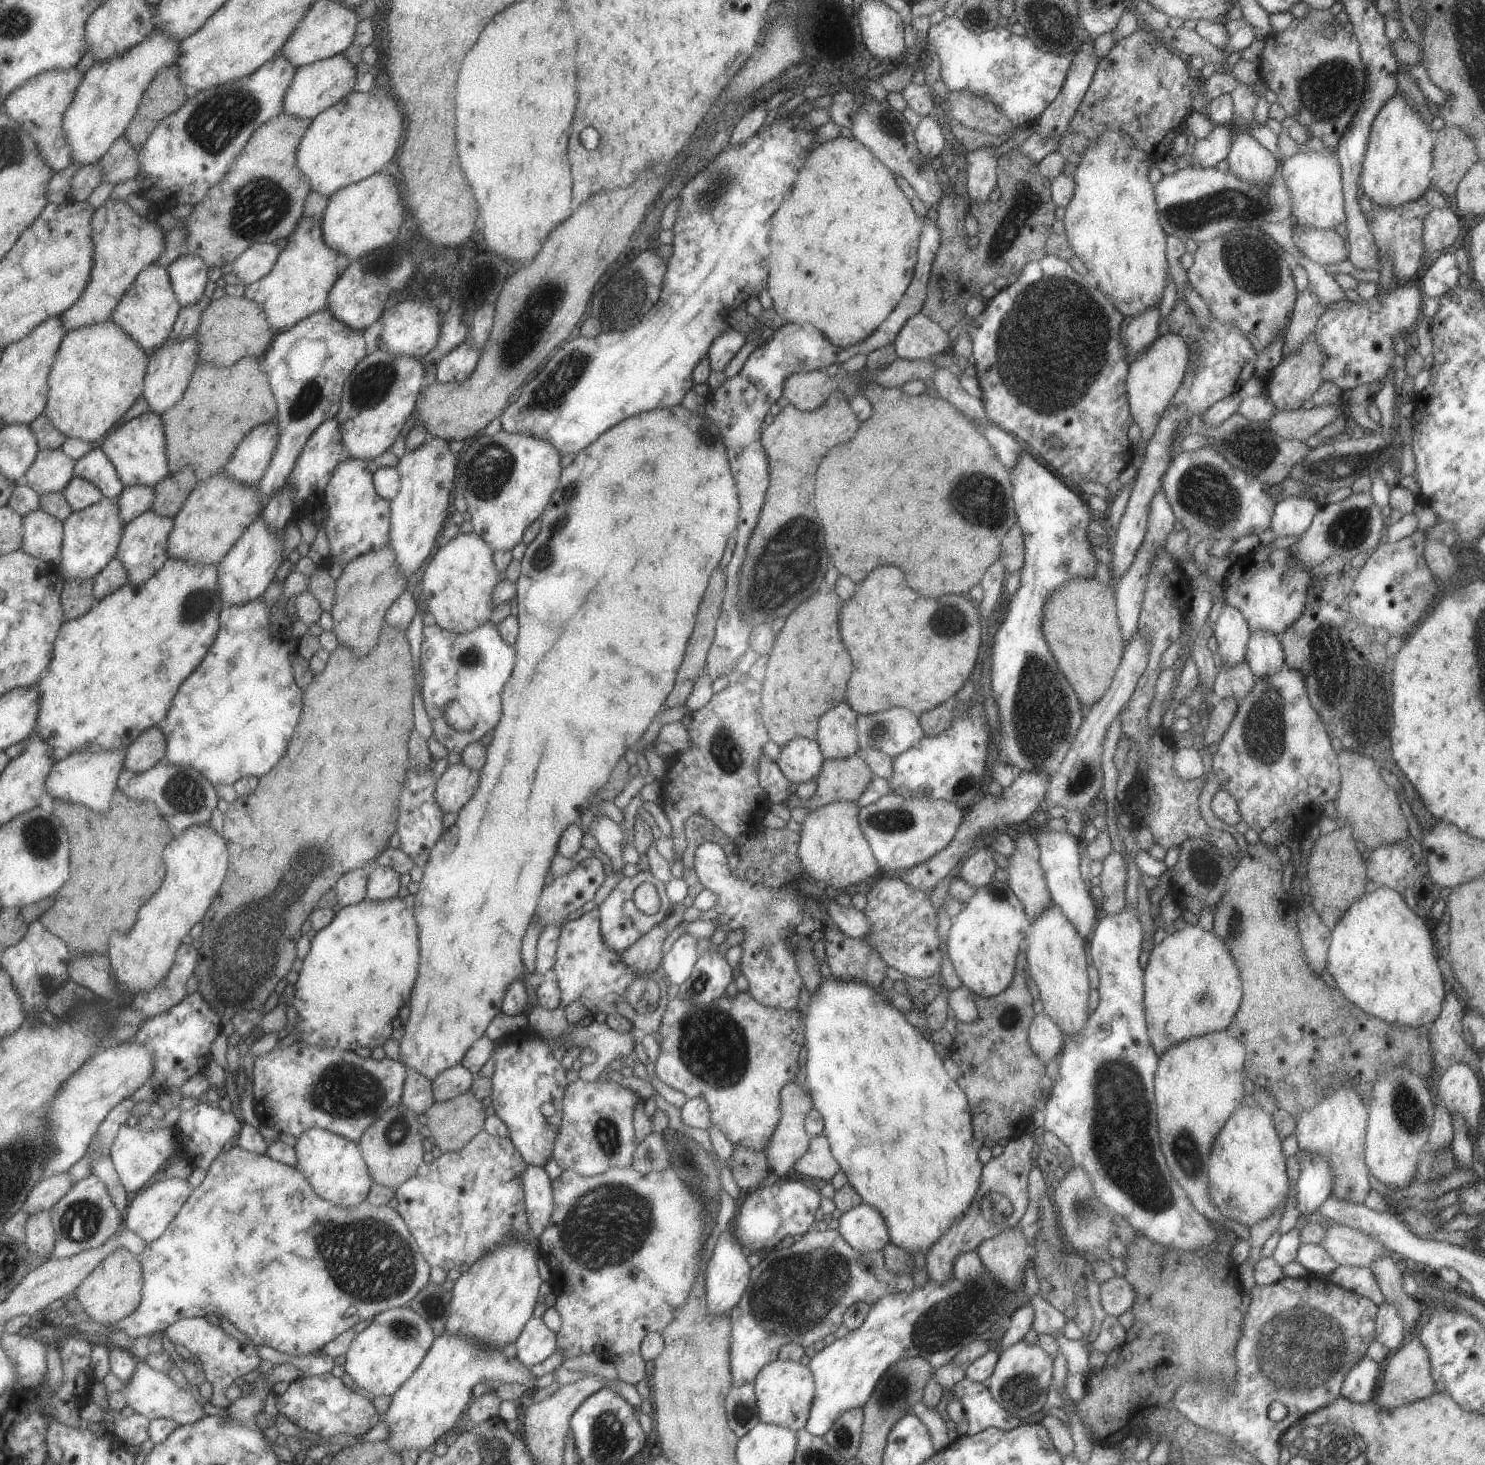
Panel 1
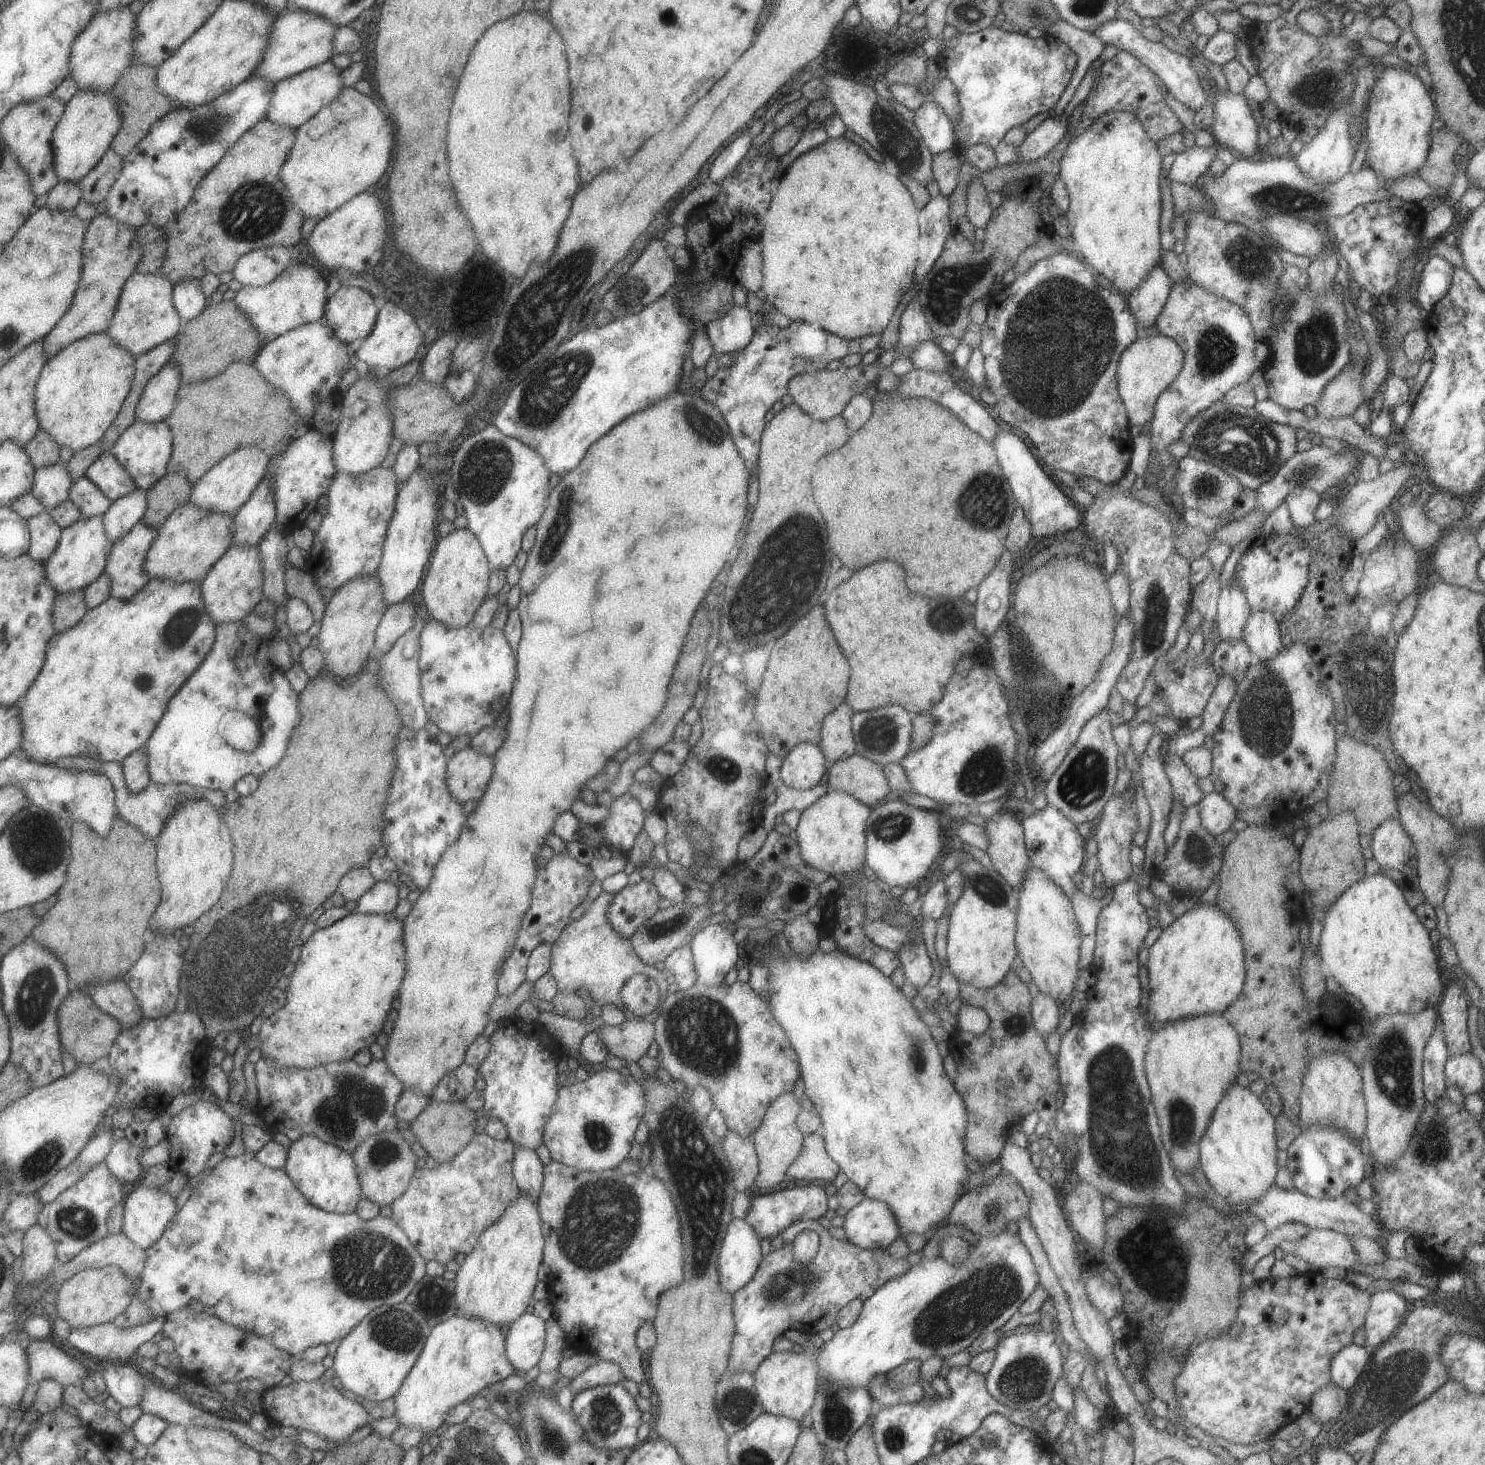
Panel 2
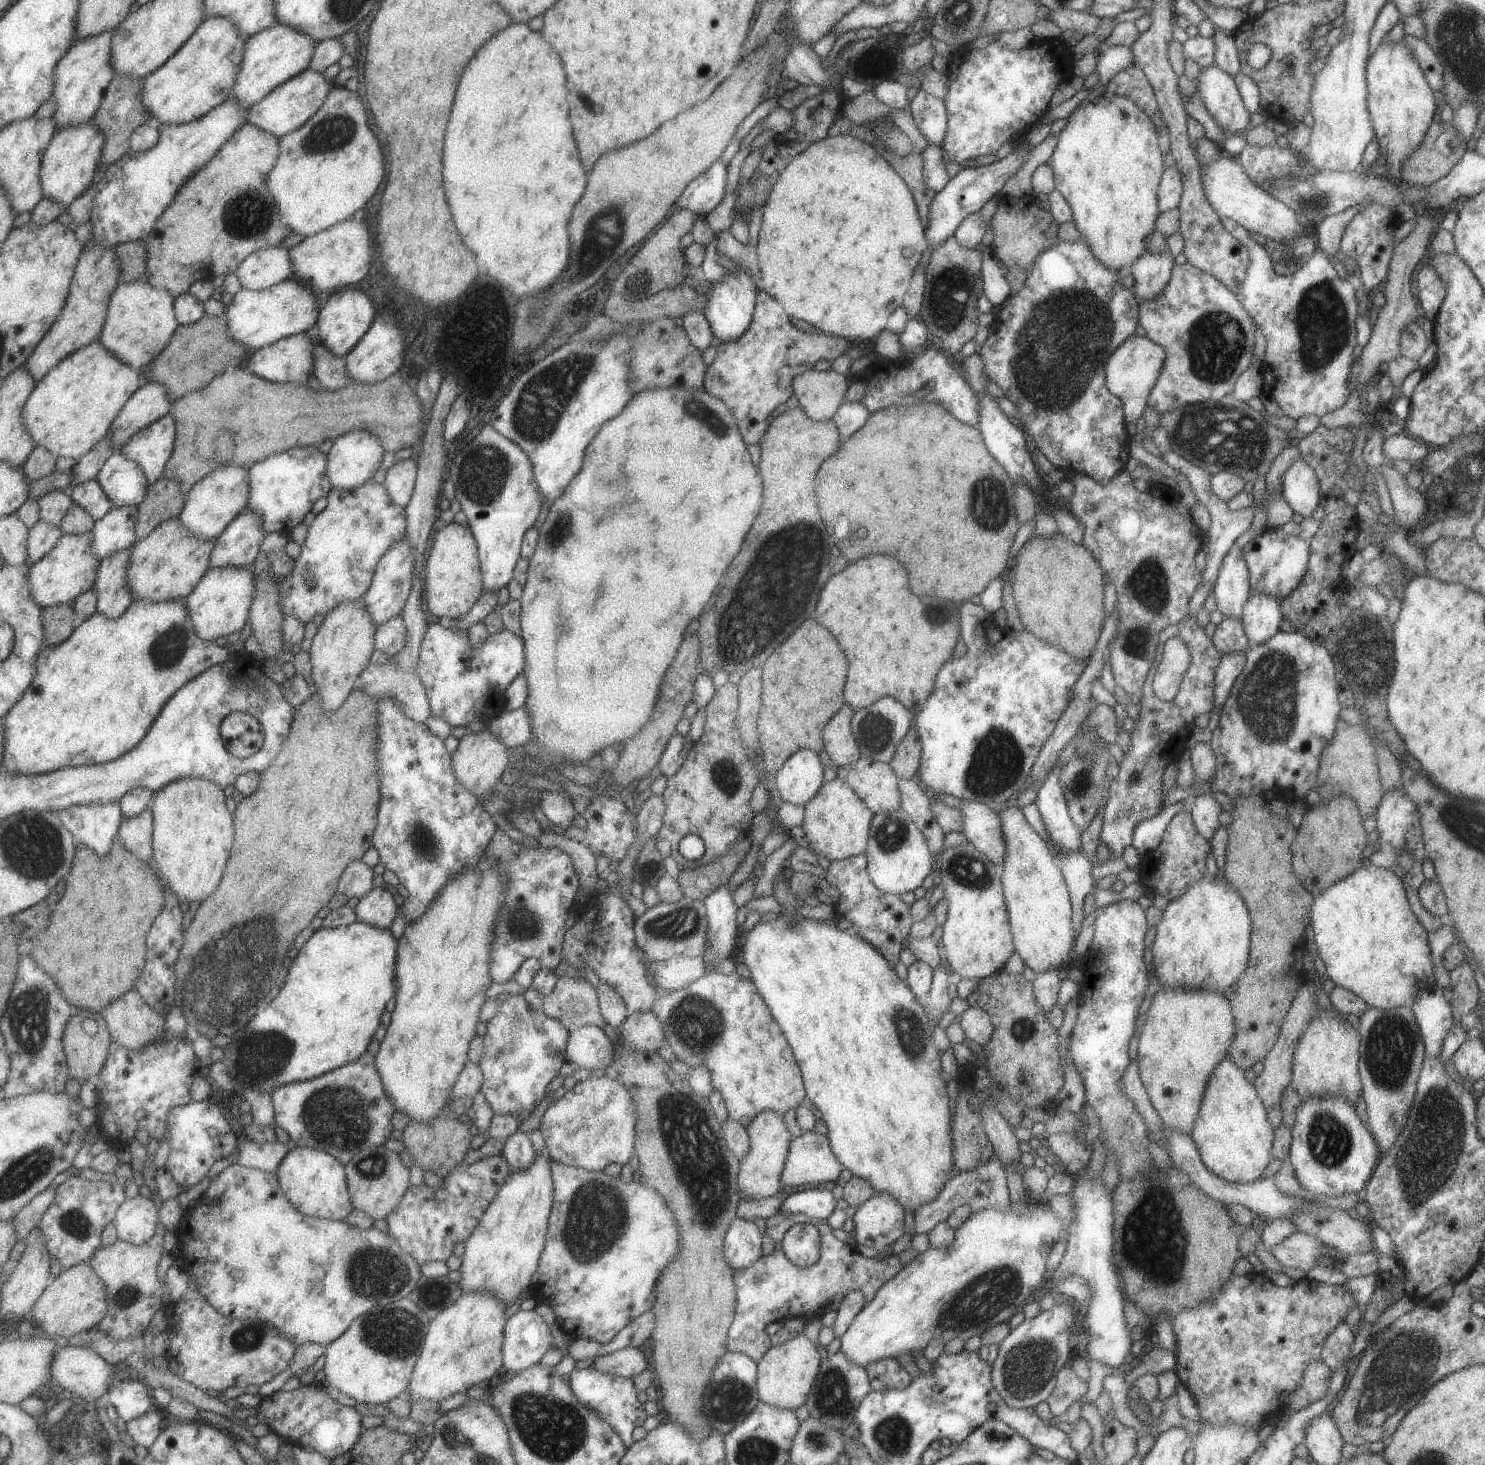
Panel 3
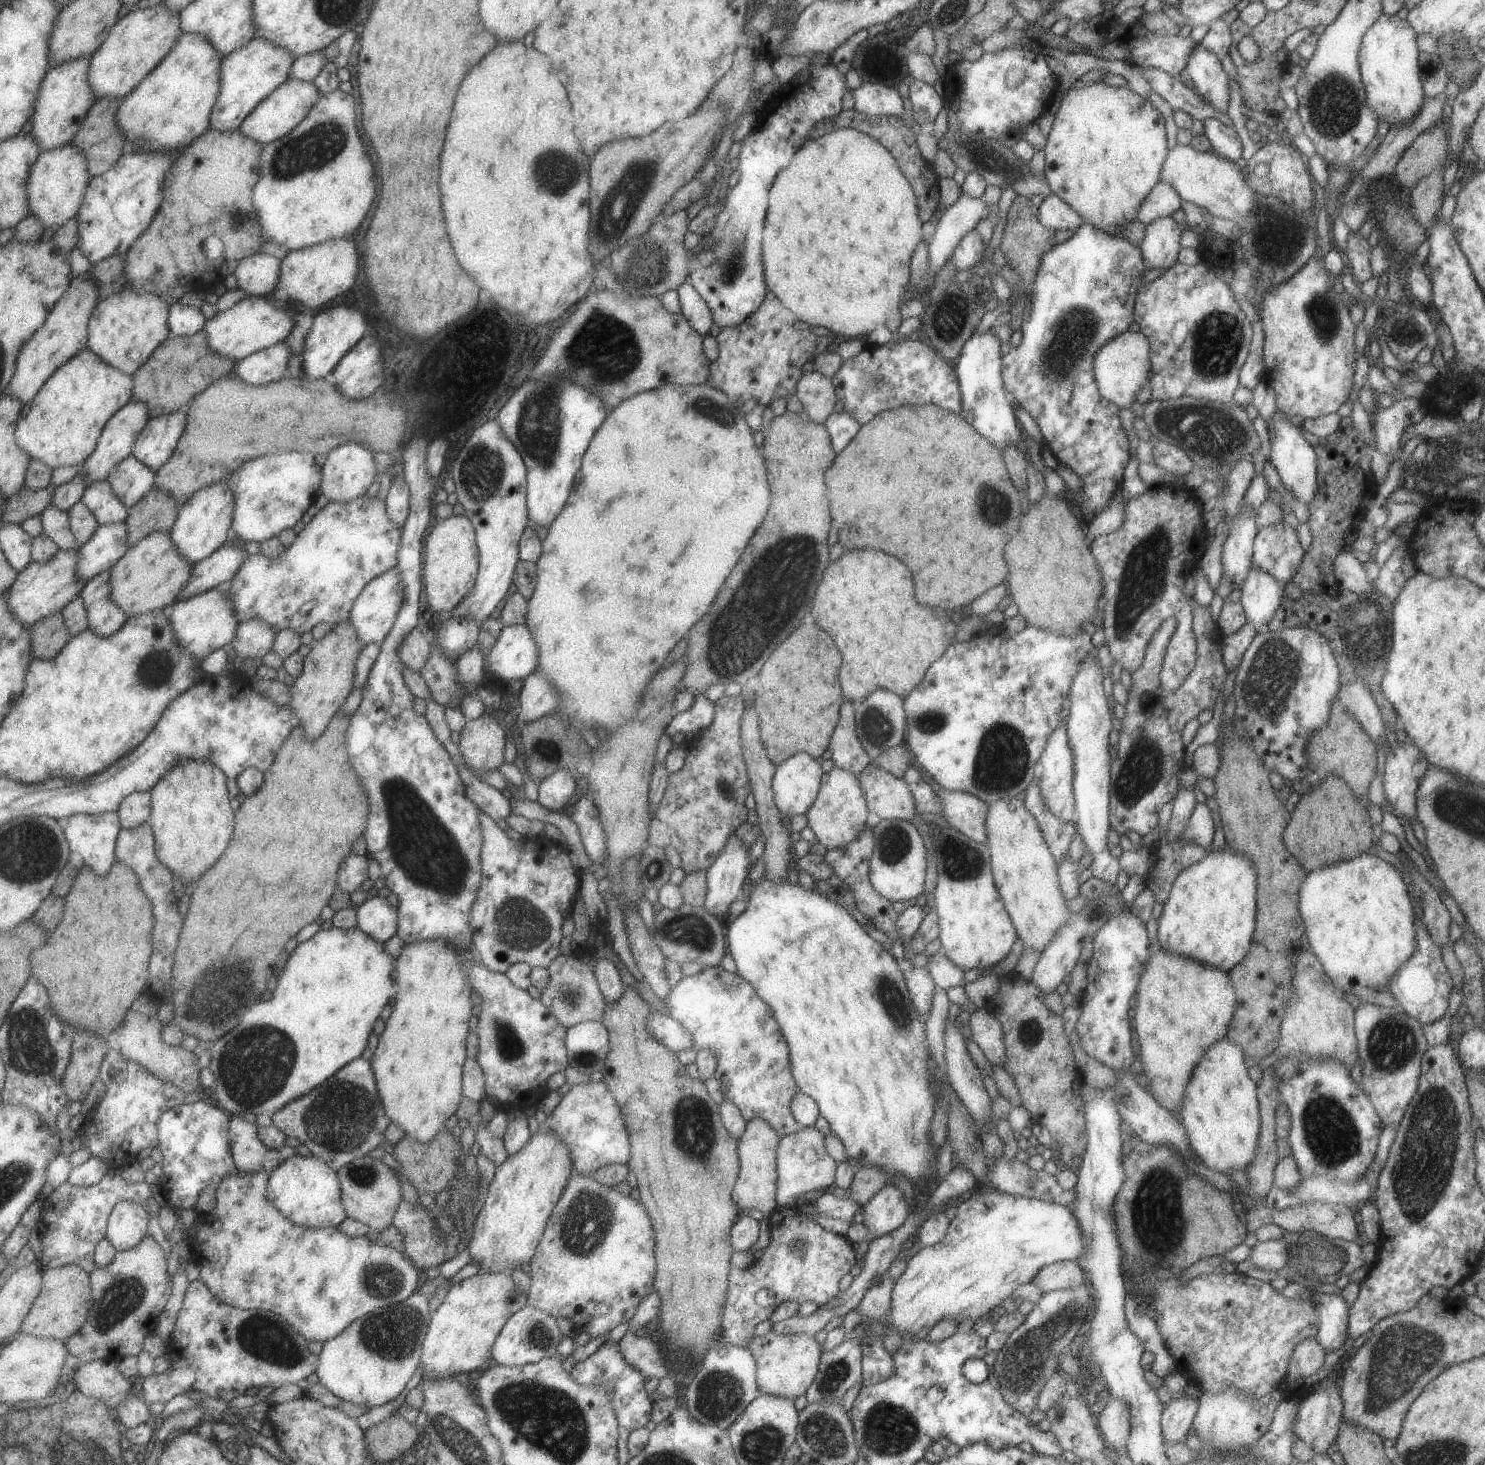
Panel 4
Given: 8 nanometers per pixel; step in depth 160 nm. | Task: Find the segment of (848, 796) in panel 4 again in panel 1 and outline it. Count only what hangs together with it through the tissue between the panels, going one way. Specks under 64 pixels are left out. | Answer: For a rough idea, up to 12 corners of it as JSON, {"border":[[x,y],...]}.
{"border":[[851,801],[800,823],[803,871],[832,893],[880,875]]}

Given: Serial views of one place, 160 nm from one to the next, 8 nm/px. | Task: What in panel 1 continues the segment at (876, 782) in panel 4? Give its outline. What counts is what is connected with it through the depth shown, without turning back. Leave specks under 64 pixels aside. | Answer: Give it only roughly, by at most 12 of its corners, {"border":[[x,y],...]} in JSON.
{"border":[[860,753],[822,762],[808,800],[791,795],[788,809],[814,811],[855,802],[874,774]]}

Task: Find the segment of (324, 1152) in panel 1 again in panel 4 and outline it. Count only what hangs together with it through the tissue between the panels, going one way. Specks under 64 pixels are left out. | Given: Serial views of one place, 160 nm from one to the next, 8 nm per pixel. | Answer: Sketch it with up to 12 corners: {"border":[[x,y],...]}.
{"border":[[295,1154],[270,1169],[268,1199],[293,1224],[346,1217],[336,1171]]}

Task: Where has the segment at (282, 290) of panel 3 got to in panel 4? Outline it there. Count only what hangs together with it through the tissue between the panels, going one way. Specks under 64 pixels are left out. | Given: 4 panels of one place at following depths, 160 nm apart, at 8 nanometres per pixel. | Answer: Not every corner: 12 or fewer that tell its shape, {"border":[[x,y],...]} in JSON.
{"border":[[245,295],[205,320],[211,350],[236,362],[283,342],[295,311]]}

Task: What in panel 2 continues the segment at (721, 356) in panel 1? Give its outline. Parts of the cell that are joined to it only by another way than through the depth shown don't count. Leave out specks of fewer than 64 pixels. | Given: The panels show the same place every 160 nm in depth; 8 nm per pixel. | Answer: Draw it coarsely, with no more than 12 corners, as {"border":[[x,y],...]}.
{"border":[[734,304],[704,324],[716,354],[731,354],[749,344],[753,314]]}

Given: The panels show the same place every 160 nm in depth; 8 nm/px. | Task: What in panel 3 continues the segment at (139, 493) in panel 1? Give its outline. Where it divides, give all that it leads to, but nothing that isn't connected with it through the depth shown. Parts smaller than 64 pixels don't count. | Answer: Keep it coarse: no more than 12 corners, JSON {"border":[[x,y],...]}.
{"border":[[114,506],[96,521],[101,560],[135,546],[140,508]]}

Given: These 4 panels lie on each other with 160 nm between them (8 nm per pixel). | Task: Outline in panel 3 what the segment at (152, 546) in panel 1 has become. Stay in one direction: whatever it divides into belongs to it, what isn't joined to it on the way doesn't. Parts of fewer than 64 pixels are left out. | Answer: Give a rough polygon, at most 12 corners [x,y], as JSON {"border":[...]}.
{"border":[[133,548],[105,557],[94,586],[98,612],[122,617],[133,604]]}

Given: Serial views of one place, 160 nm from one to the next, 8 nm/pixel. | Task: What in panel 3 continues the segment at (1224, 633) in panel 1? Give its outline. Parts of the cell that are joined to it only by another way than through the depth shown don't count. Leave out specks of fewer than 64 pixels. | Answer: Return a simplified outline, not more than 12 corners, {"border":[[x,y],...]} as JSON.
{"border":[[1242,549],[1223,557],[1212,594],[1223,617],[1239,619],[1250,597]]}

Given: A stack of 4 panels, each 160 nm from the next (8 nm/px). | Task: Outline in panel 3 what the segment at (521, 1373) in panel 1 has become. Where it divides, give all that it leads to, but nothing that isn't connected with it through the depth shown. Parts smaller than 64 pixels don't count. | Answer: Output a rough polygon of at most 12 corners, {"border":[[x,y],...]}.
{"border":[[461,1293],[428,1321],[408,1401],[485,1386],[505,1306]]}

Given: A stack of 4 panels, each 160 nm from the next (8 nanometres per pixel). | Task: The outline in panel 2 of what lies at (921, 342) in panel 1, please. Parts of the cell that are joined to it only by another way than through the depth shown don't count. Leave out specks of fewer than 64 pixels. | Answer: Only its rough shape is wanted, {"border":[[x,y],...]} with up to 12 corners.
{"border":[[914,298],[900,315],[897,347],[936,341]]}

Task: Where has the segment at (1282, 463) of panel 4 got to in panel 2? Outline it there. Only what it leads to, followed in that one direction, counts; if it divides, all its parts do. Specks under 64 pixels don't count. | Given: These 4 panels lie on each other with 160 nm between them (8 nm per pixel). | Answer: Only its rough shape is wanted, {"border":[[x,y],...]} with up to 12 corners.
{"border":[[1303,484],[1287,493],[1292,526],[1314,523],[1322,497]]}

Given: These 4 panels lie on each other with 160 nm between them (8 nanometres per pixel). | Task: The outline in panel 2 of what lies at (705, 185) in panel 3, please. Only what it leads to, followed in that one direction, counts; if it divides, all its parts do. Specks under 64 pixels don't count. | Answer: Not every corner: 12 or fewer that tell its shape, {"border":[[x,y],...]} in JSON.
{"border":[[744,128],[709,167],[714,184],[725,178],[751,144]]}

